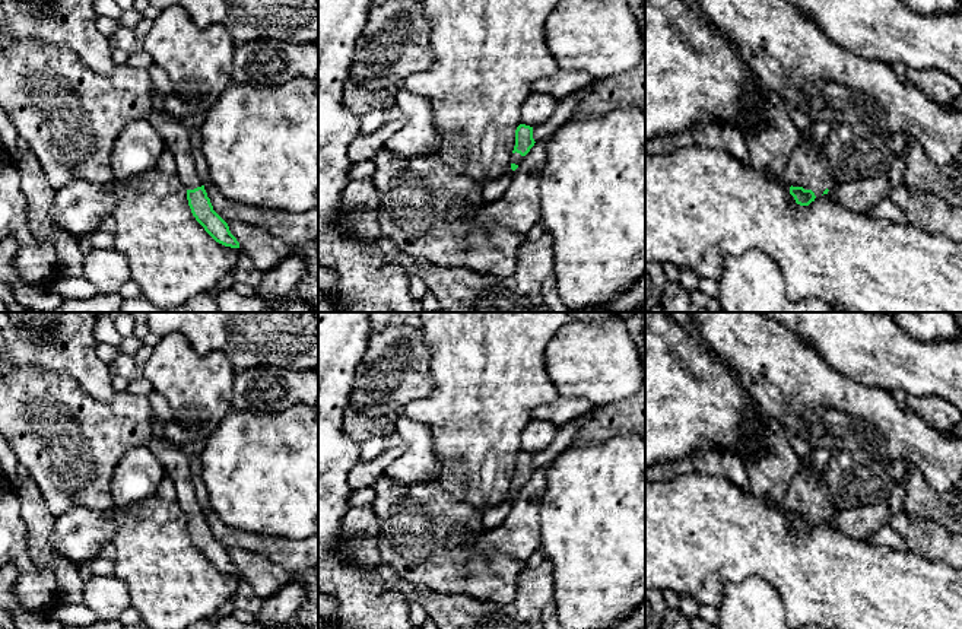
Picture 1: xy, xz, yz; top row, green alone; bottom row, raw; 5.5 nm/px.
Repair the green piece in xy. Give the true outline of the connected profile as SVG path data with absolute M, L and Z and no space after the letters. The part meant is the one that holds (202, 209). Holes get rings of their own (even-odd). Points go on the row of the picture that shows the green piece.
M156 109L149 114L147 121L162 137L165 147L174 155L177 175L187 188L188 206L196 220L216 242L225 247L239 248L239 242L231 234L228 223L213 210L204 185L196 172L190 144L190 130L174 117Z

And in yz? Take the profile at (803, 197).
M809 128L800 133L800 143L785 168L784 180L800 206L809 206L816 197L828 194L835 182L825 147L816 147L809 140Z

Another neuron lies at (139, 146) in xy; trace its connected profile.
M147 120L126 124L111 152L115 180L134 178L155 169L163 150L165 142Z

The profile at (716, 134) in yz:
M711 121L707 124L696 124L692 128L692 133L693 144L707 149L724 150L744 165L750 162L744 131L739 126L723 121Z

